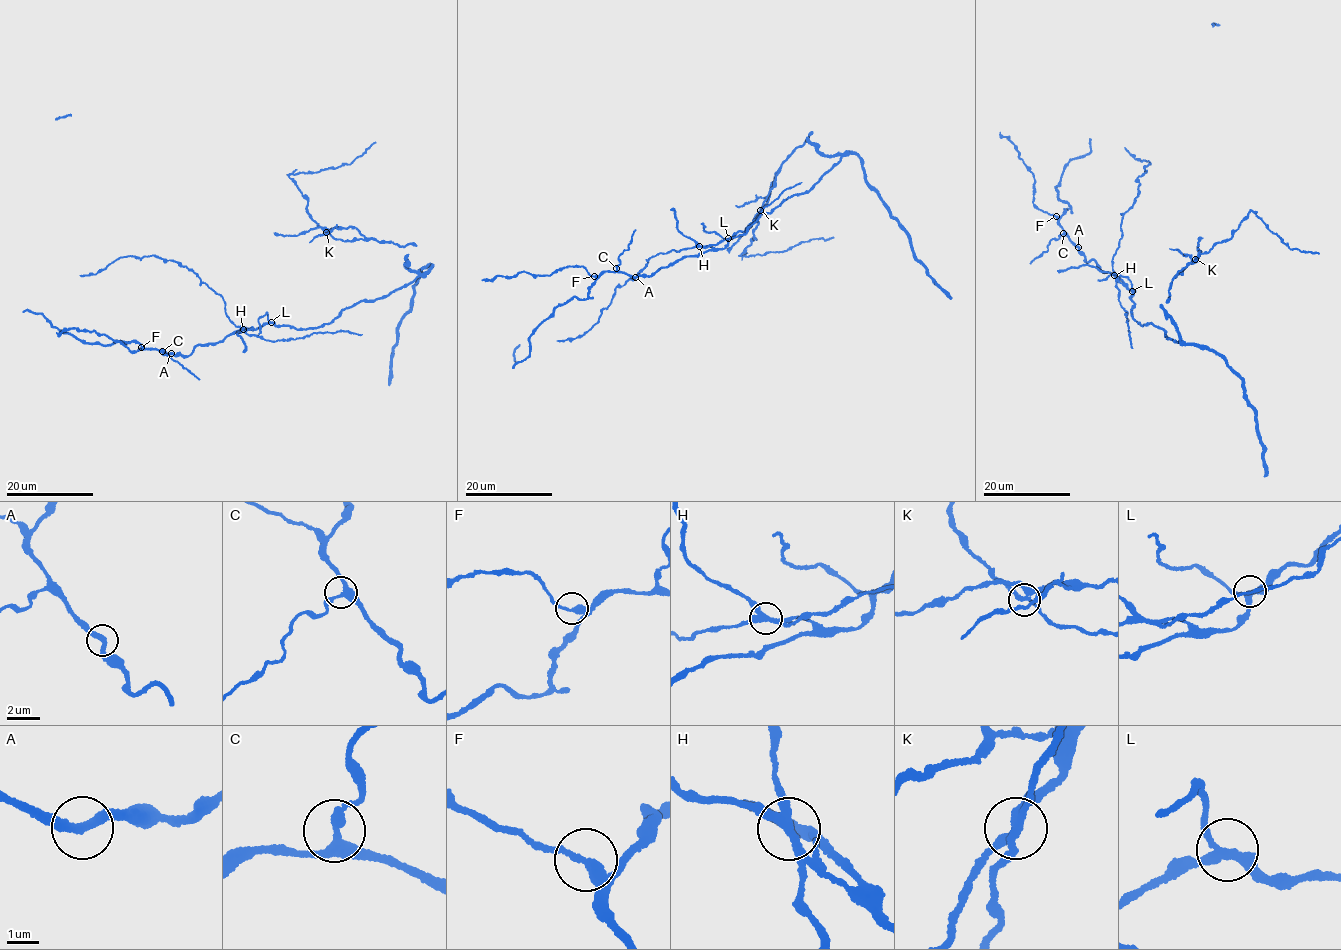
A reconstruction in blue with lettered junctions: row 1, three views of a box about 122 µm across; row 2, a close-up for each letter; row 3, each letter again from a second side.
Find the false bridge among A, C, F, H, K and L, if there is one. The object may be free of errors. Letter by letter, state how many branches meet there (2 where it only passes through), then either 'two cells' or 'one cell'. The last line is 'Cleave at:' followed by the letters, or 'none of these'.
A: branches 2; one cell
C: branches 3; one cell
F: branches 3; one cell
H: branches 4; two cells
K: branches 4; one cell
L: branches 3; one cell
Cleave at: H

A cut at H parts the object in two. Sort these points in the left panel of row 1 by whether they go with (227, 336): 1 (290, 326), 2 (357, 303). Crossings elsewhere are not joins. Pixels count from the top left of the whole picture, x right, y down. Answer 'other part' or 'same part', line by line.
1: same part
2: same part

